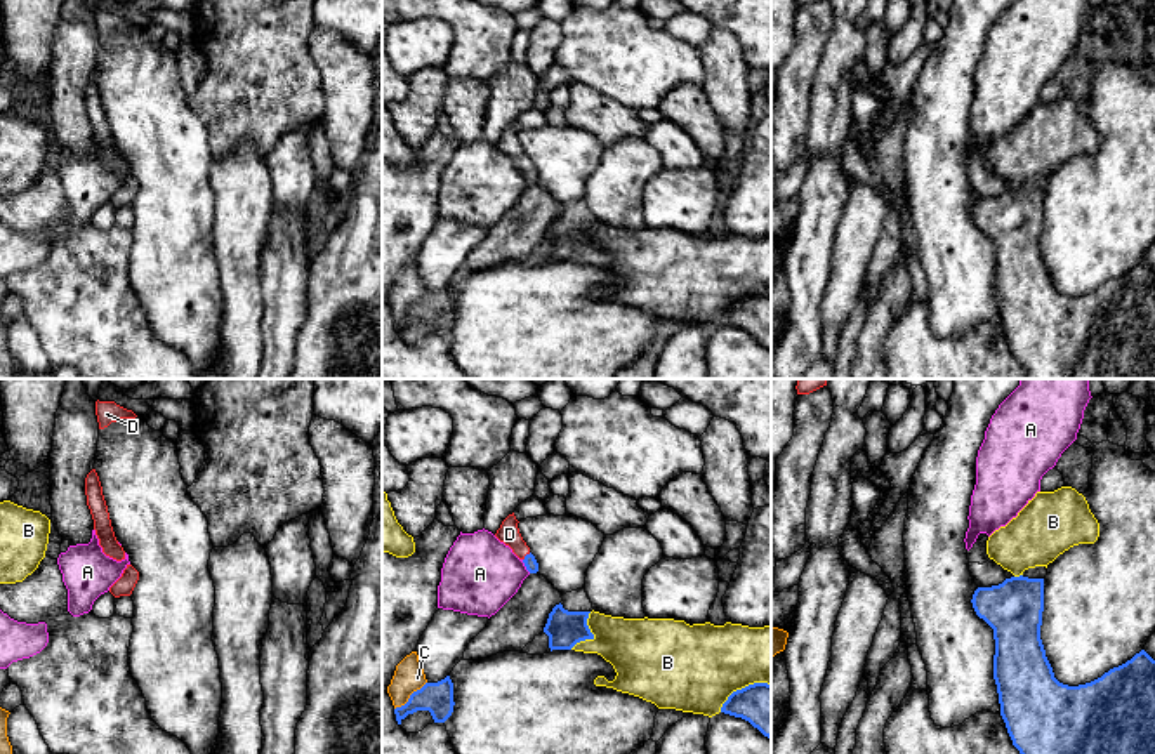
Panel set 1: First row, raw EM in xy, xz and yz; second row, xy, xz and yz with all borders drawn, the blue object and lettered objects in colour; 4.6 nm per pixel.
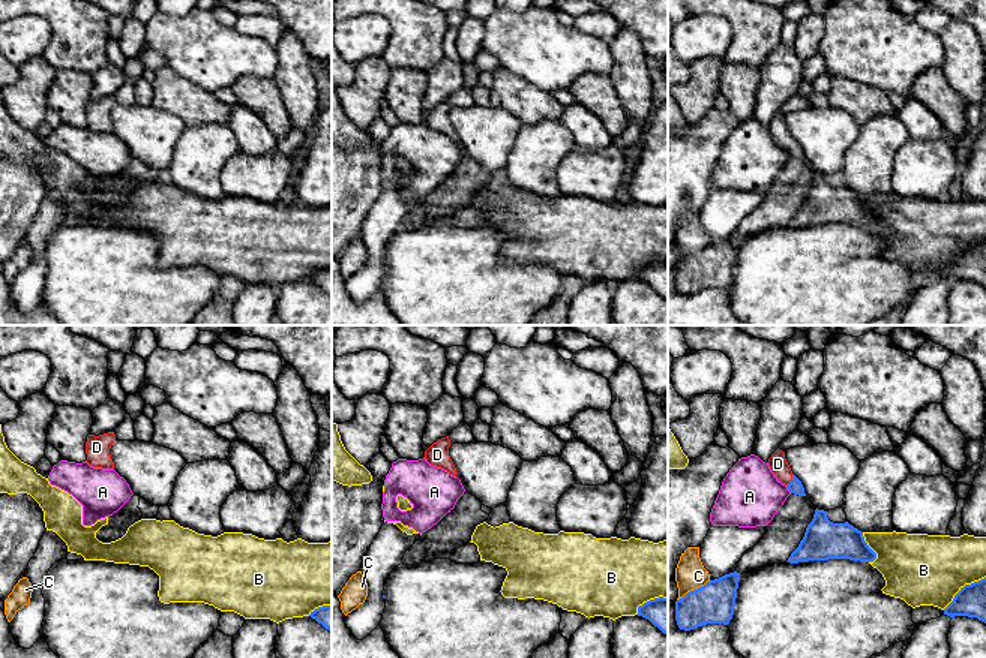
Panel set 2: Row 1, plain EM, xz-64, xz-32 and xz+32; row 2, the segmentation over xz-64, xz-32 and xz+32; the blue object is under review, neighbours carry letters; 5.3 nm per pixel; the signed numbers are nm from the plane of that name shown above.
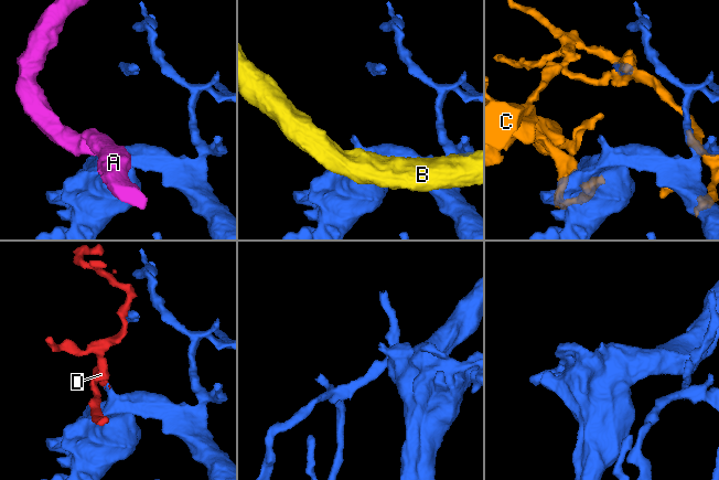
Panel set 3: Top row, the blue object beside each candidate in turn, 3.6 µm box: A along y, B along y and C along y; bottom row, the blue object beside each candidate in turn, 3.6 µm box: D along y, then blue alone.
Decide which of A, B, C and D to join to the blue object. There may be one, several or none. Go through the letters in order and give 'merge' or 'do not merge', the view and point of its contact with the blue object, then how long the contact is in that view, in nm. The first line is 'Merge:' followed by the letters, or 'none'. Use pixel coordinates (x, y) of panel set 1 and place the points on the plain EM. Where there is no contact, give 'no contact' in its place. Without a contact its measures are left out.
Merge: D
A: do not merge; meets blue in xz at (525, 176); contact 80 nm long
B: do not merge; meets blue in xz at (742, 299); contact 280 nm long
C: do not merge; meets blue in xz at (410, 308); contact 200 nm long
D: merge; meets blue in xz at (525, 167); contact 50 nm long

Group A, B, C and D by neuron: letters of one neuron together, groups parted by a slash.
A / B / C / D

